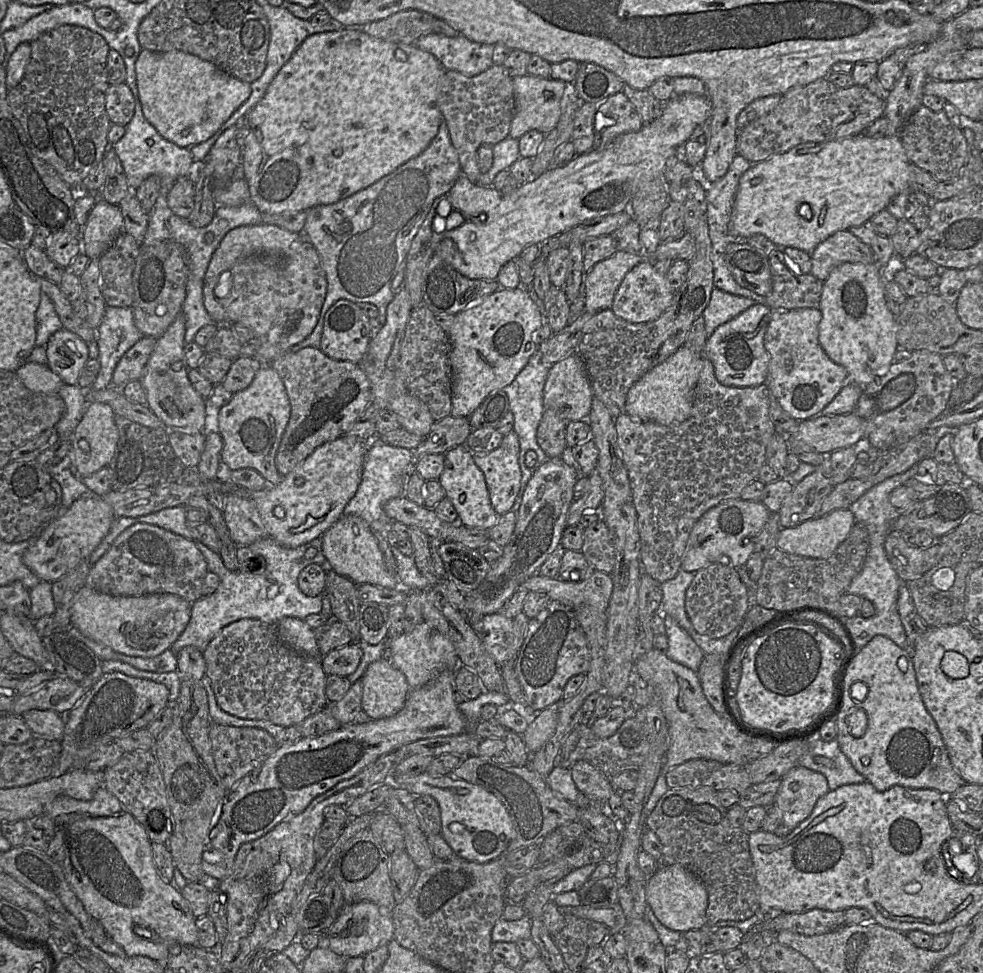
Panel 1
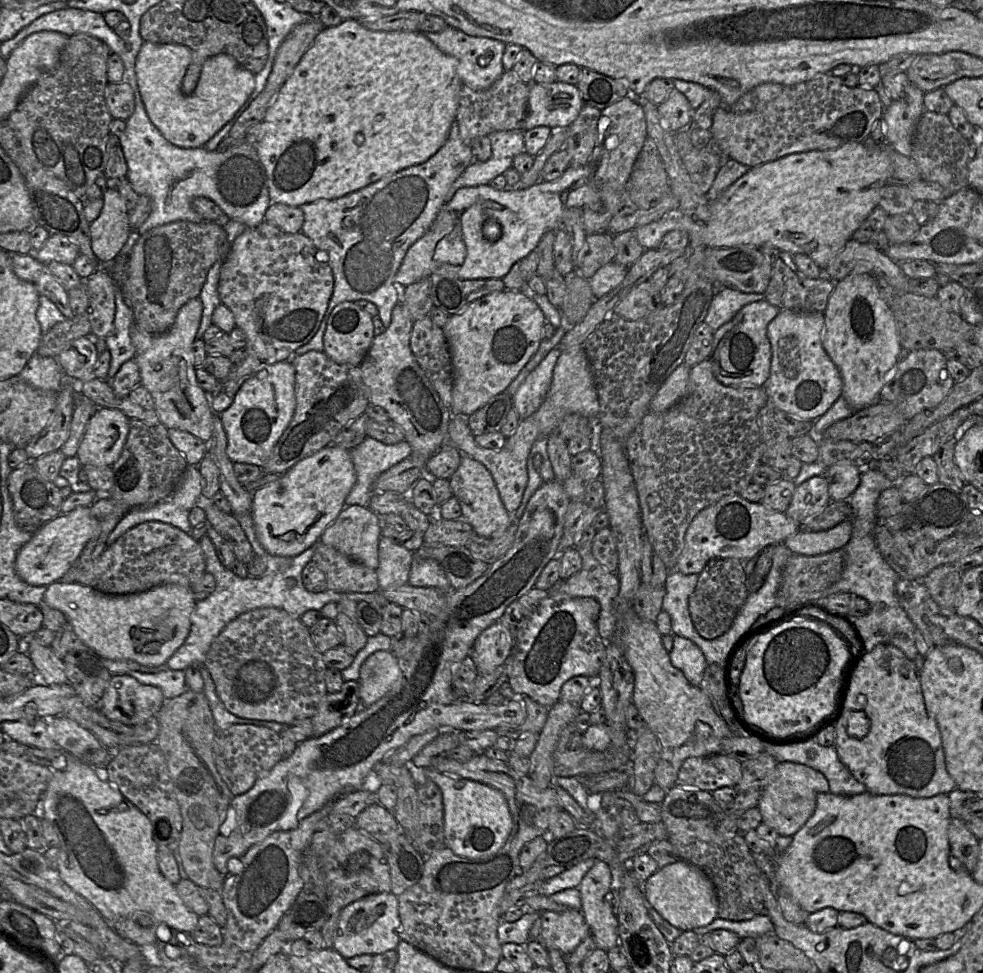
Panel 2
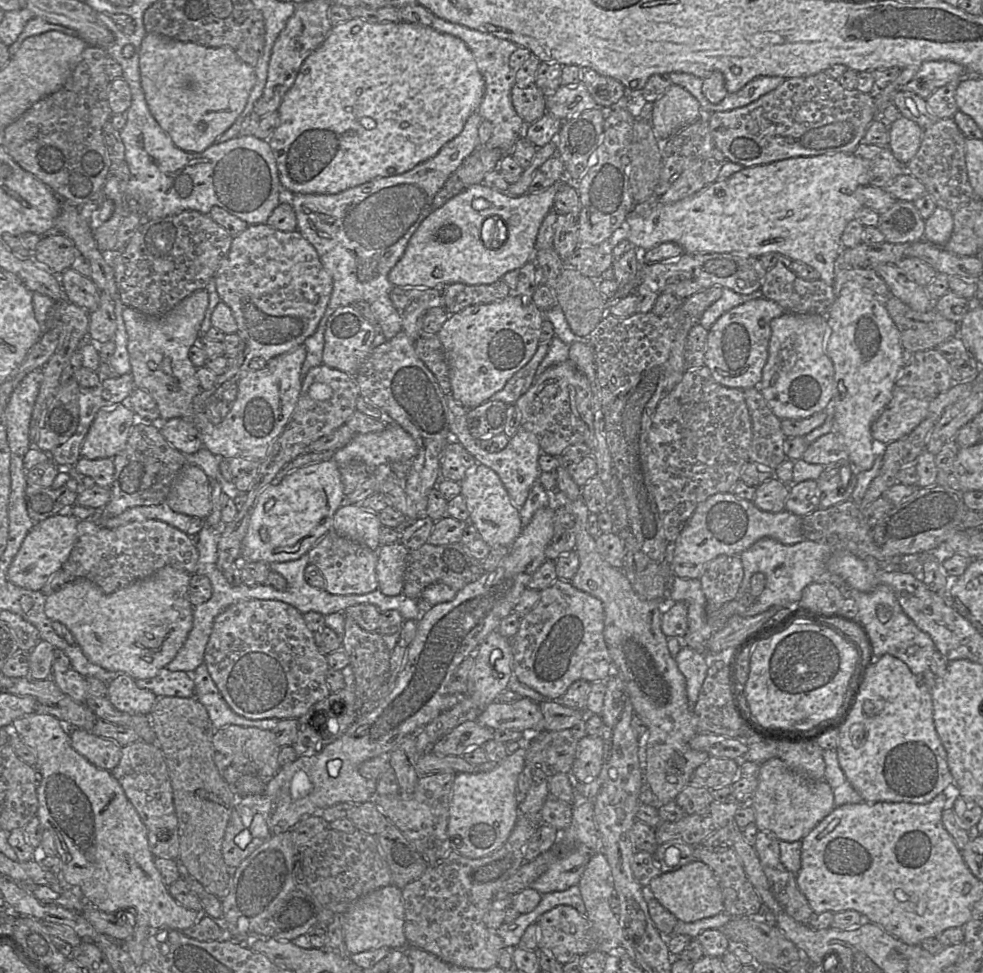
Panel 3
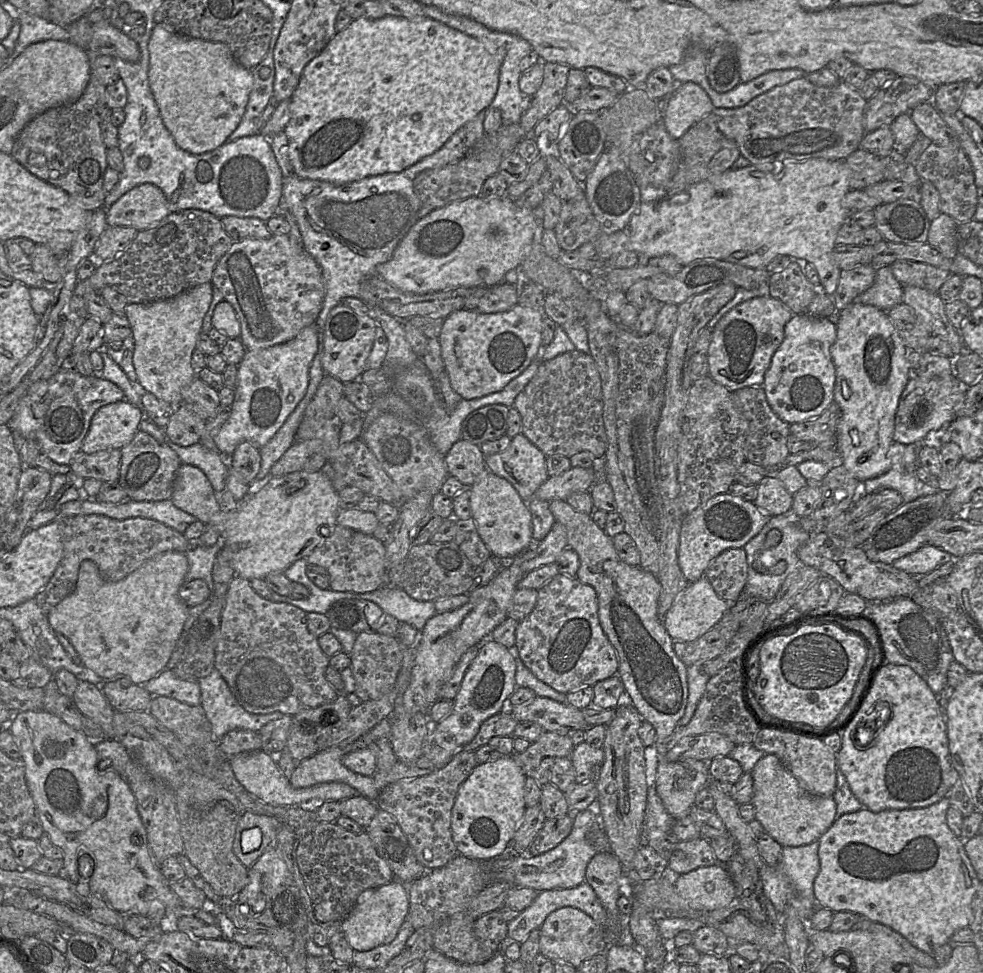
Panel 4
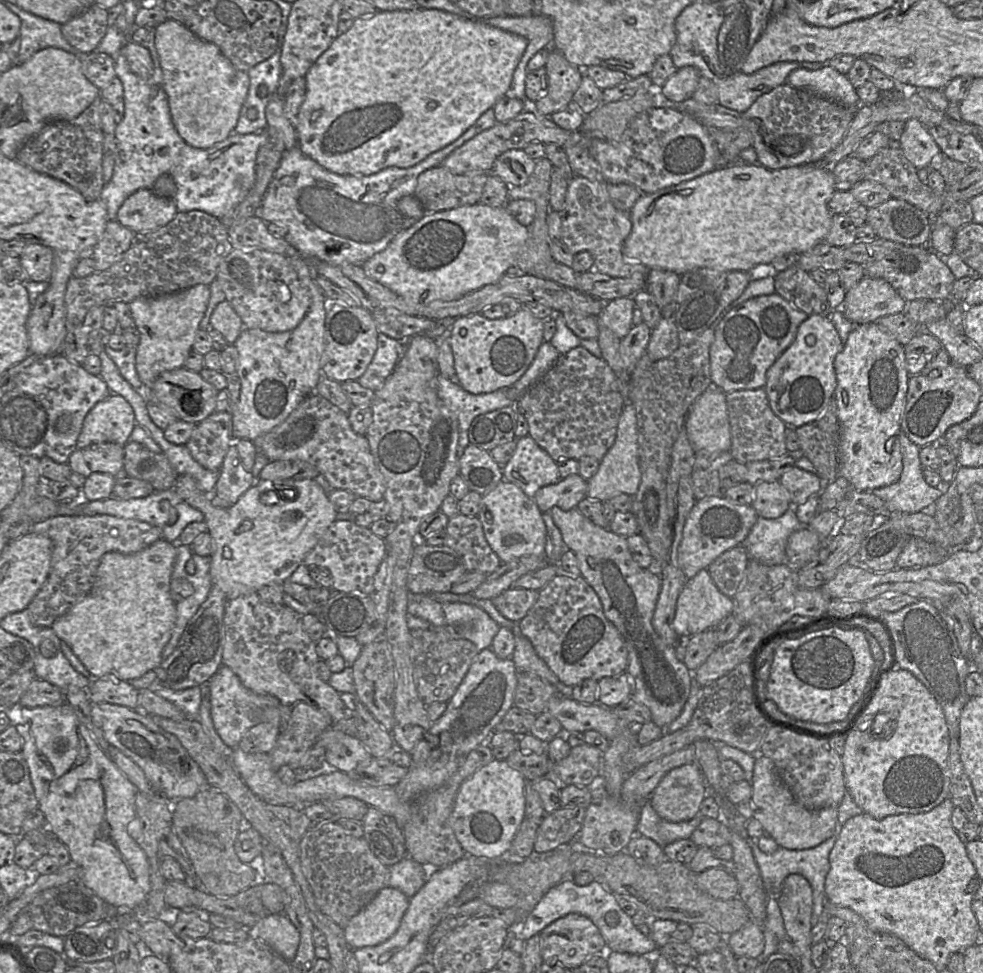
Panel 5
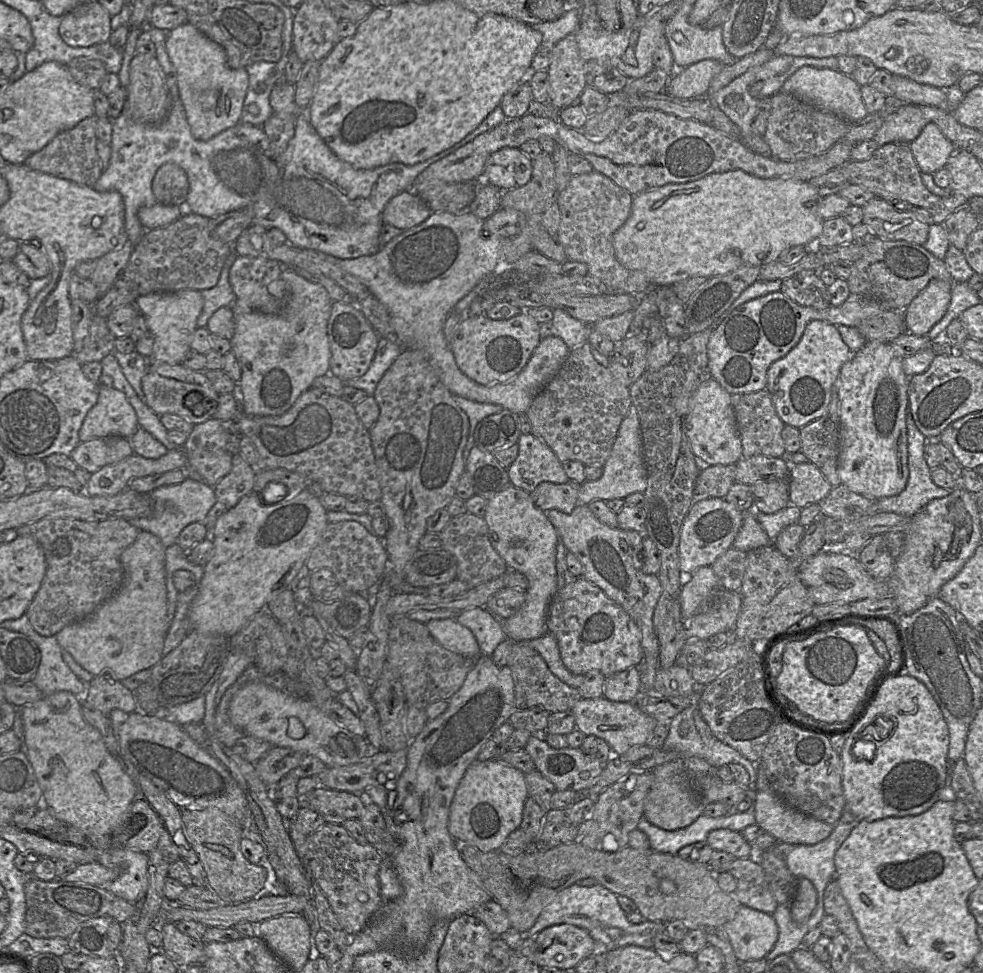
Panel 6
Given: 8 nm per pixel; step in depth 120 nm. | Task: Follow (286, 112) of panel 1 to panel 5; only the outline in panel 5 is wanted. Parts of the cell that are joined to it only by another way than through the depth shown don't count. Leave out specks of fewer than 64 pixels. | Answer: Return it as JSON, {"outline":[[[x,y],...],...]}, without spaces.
{"outline":[[[418,7],[414,10],[376,11],[371,15],[355,18],[352,26],[346,32],[339,33],[305,75],[305,99],[294,121],[297,145],[304,154],[338,175],[369,176],[392,166],[412,167],[454,142],[509,91],[513,74],[527,44],[525,37],[490,26],[483,20],[468,19],[437,9]]]}

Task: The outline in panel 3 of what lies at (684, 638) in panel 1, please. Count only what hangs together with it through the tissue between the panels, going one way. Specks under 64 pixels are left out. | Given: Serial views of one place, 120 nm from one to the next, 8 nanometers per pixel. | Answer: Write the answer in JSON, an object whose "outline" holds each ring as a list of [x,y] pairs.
{"outline":[[[684,645],[674,658],[680,672],[686,679],[688,701],[693,711],[706,678],[710,661],[705,655],[698,653],[687,645]]]}

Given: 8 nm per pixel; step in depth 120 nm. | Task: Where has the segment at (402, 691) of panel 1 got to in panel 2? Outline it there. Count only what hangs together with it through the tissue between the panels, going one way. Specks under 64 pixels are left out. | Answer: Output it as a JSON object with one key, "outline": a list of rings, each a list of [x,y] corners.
{"outline":[[[377,651],[360,668],[360,700],[370,706],[385,696],[402,676],[398,659],[391,651]]]}

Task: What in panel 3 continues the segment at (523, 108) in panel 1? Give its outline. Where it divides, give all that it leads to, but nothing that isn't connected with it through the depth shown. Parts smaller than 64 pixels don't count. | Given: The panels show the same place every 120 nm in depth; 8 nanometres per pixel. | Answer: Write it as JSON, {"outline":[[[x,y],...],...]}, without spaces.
{"outline":[[[582,83],[575,86],[561,85],[553,94],[546,96],[547,113],[563,122],[596,106],[596,102]]]}

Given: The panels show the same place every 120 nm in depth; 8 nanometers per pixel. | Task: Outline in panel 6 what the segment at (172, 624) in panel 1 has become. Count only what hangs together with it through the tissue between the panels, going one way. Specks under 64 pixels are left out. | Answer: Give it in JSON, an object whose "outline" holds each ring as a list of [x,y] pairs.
{"outline":[[[140,532],[135,542],[127,547],[120,556],[123,582],[119,590],[90,616],[65,626],[55,635],[61,648],[69,652],[74,660],[92,675],[98,676],[103,670],[112,670],[118,680],[122,681],[141,670],[151,669],[163,657],[162,650],[169,628],[165,549],[157,536],[150,532]]]}

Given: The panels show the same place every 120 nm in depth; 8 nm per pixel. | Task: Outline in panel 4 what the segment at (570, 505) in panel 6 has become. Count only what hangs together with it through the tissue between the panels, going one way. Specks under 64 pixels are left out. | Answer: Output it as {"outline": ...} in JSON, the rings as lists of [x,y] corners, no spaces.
{"outline":[[[571,467],[557,476],[549,476],[534,497],[543,501],[564,500],[574,492],[589,492],[595,483],[595,467]]]}

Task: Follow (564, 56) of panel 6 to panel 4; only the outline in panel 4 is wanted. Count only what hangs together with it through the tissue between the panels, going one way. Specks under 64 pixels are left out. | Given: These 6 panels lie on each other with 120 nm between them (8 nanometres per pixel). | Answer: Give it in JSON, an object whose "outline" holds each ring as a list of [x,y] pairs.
{"outline":[[[544,62],[541,86],[531,97],[530,107],[519,122],[525,136],[531,136],[538,122],[564,103],[569,70],[564,64]]]}

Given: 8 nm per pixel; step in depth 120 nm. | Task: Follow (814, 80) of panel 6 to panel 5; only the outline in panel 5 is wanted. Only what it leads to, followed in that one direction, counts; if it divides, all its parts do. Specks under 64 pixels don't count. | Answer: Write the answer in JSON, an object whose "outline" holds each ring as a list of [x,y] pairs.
{"outline":[[[830,65],[817,70],[793,70],[788,75],[786,84],[793,88],[809,90],[848,108],[858,108],[861,105],[857,89],[847,75],[841,74]]]}

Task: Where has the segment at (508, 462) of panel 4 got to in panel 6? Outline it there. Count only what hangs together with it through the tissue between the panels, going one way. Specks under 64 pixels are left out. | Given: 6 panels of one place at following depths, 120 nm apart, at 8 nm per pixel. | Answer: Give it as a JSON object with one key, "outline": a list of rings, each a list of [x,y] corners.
{"outline":[[[522,434],[517,445],[518,456],[507,469],[512,486],[531,493],[543,482],[564,484],[570,481],[563,463],[541,439]]]}

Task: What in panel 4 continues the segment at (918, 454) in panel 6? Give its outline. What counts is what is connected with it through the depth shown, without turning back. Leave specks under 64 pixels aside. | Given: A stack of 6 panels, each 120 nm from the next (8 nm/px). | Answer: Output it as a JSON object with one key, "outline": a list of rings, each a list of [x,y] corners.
{"outline":[[[894,442],[891,444],[889,451],[891,468],[878,477],[861,481],[860,489],[858,486],[858,500],[865,493],[874,493],[881,489],[897,491],[904,503],[941,491],[939,487],[932,487],[917,477],[916,444],[904,445]]]}

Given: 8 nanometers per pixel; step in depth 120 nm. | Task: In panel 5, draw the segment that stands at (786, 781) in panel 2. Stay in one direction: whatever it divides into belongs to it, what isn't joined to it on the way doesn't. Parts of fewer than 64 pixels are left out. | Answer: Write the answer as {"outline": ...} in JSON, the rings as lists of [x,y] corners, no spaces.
{"outline":[[[757,755],[751,785],[751,802],[754,805],[752,818],[762,825],[765,833],[768,833],[779,847],[788,850],[810,849],[823,843],[833,835],[837,835],[839,830],[837,809],[809,810],[798,804],[771,759],[763,755]]]}

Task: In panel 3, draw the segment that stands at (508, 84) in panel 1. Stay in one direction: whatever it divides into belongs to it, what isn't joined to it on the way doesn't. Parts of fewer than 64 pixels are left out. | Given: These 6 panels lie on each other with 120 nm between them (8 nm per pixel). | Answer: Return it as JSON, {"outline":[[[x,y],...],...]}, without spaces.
{"outline":[[[536,84],[525,88],[515,85],[511,98],[517,114],[526,124],[538,121],[547,113],[546,95]]]}

